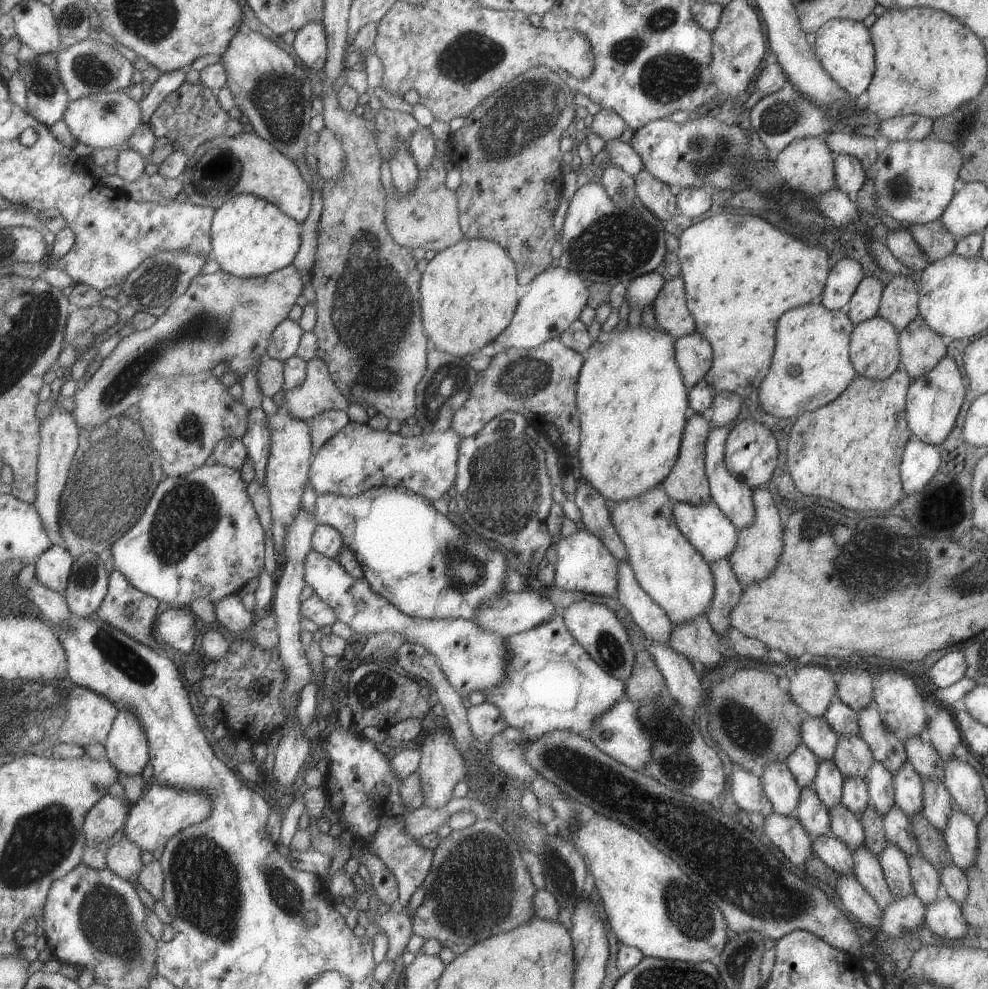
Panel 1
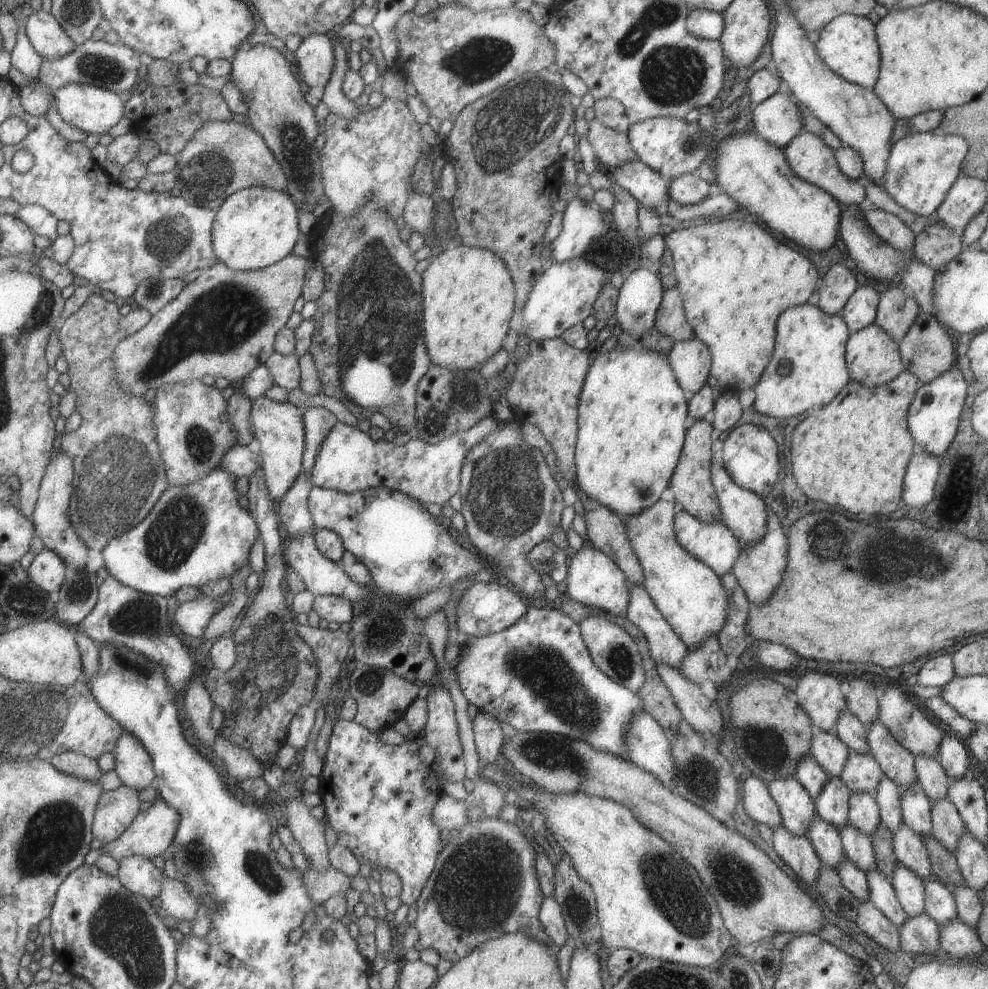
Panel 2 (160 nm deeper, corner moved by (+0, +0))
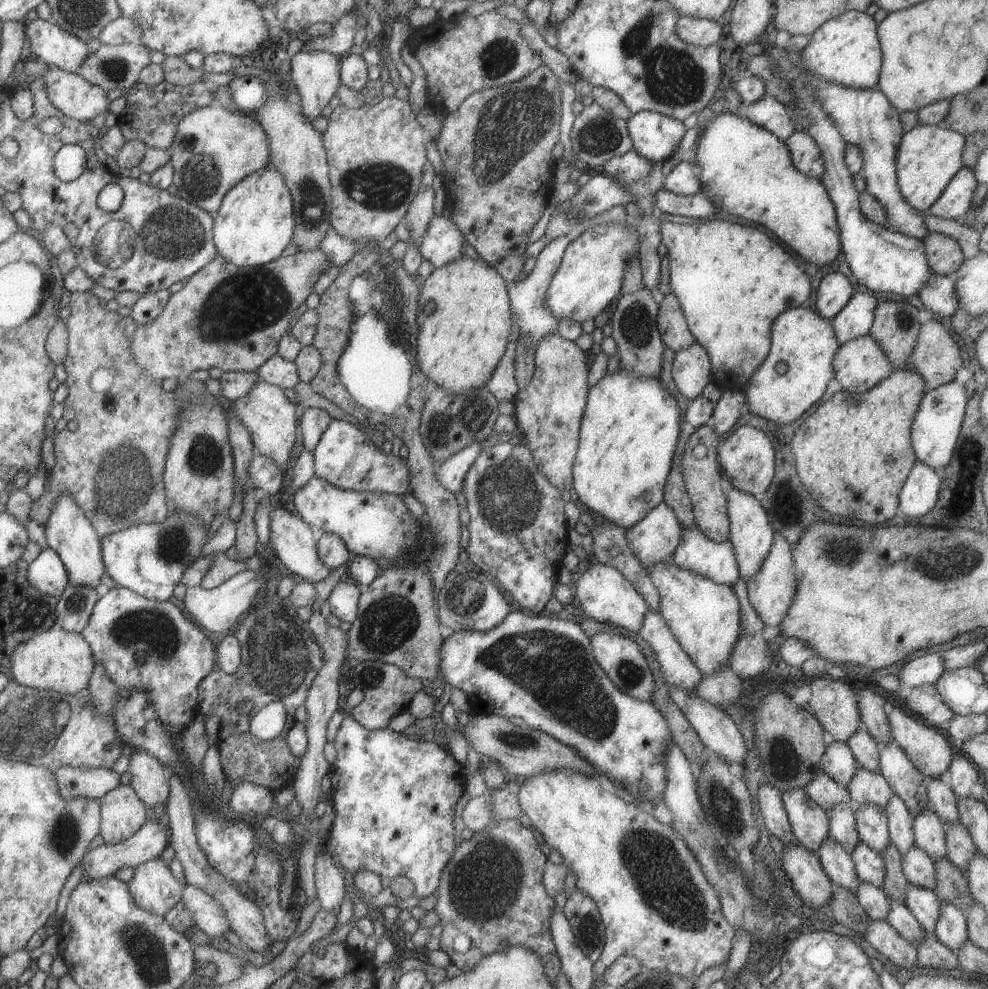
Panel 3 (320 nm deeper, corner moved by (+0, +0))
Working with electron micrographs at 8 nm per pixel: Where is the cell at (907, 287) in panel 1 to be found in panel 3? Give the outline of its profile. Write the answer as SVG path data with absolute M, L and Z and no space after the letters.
M890 297L877 303L874 308L874 319L868 335L886 354L893 369L909 363L921 326L917 319L919 307L914 300Z

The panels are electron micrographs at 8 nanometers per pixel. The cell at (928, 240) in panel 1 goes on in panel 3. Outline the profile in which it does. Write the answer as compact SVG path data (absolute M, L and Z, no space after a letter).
M929 233L923 244L928 265L935 274L953 276L964 261L957 241L944 234Z

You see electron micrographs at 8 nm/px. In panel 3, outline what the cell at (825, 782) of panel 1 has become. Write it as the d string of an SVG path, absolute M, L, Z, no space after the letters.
M845 803L834 804L828 812L828 825L829 836L851 854L857 843L860 842L853 808L849 808Z

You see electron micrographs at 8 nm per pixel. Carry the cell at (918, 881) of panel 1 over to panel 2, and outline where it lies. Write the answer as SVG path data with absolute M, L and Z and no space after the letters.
M935 878L924 882L924 913L937 924L947 924L956 917L957 911L951 889Z

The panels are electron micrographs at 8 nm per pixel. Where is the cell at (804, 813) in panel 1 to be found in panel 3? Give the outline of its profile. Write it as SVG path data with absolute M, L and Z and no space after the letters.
M828 836L818 848L817 856L825 874L832 883L845 890L856 892L860 883L850 854L839 843Z

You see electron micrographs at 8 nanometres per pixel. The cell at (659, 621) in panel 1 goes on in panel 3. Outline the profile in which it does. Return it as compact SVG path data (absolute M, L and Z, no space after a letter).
M648 608L637 633L655 653L664 681L671 687L694 692L702 672L683 652L663 617Z

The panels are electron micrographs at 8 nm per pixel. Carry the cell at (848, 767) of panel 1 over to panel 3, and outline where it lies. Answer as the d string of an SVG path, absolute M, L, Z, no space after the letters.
M859 766L845 787L855 805L874 804L883 810L887 801L894 795L889 783L880 772L874 773Z

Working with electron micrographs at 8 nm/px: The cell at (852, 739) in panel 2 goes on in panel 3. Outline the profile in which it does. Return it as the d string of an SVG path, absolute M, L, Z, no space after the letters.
M865 725L860 727L846 740L849 750L853 753L859 767L874 773L880 772L879 755L881 748L876 740L866 731Z

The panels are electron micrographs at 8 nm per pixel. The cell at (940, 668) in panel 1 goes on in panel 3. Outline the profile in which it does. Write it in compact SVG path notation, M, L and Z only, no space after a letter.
M926 653L903 664L896 677L900 682L900 688L902 686L903 689L908 689L934 684L944 670L943 661L937 653Z

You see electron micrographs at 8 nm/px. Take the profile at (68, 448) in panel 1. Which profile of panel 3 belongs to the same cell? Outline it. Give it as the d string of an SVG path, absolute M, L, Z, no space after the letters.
M63 494L53 506L45 527L47 544L55 549L67 565L71 585L93 587L103 591L103 576L107 574L102 538L86 512L75 502L74 495Z

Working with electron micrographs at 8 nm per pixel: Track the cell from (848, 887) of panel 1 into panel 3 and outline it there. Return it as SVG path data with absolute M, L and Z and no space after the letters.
M871 921L869 926L864 932L865 940L870 946L875 949L879 954L883 954L885 958L888 958L895 966L903 968L904 971L915 967L918 969L917 962L917 951L916 946L907 942L904 938L901 938L893 927L887 921Z

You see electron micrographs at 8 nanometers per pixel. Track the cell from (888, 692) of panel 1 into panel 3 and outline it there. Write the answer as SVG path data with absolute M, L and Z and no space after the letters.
M895 707L887 718L893 741L905 752L913 766L919 770L925 779L927 777L929 779L940 778L941 774L948 770L956 750L952 741L944 738L941 731L937 731L935 728L927 728L921 720L915 720L913 716L907 716L903 710Z

